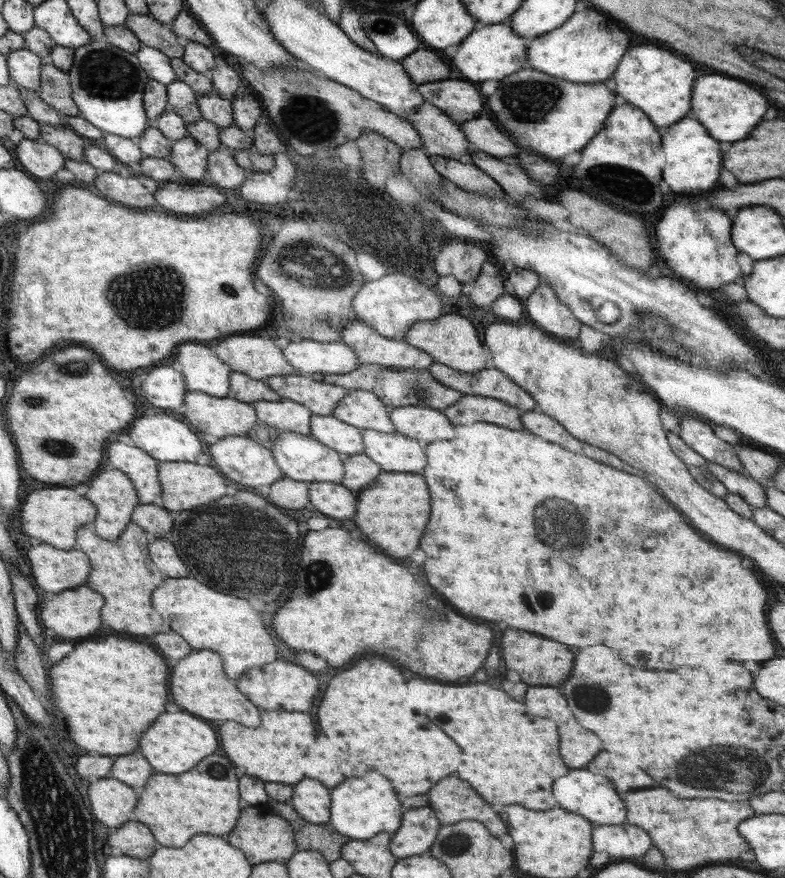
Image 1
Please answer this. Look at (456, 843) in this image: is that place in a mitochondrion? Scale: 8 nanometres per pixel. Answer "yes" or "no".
yes

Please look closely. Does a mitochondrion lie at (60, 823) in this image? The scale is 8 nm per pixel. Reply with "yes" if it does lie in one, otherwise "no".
yes

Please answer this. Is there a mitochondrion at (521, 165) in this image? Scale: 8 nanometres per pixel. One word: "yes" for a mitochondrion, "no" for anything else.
no

